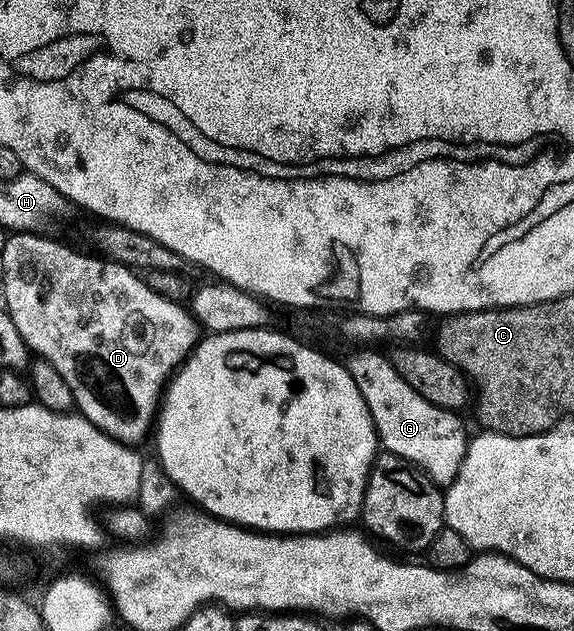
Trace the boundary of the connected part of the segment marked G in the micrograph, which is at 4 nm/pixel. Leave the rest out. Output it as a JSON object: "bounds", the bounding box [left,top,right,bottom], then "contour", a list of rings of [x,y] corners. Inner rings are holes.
{"bounds":[345,350,469,486],"contour":[[[355,350],[352,352],[355,353],[349,358],[346,357],[345,363],[353,382],[357,382],[357,386],[365,398],[365,406],[369,406],[369,414],[373,418],[373,426],[375,433],[379,436],[380,445],[386,451],[392,452],[393,455],[408,460],[435,484],[440,486],[452,484],[461,470],[461,462],[465,458],[469,443],[469,431],[467,432],[466,426],[463,425],[462,415],[459,412],[450,412],[444,408],[433,406],[433,402],[421,398],[421,394],[417,394],[417,390],[413,390],[413,386],[409,386],[409,382],[405,382],[405,378],[401,378],[401,374],[397,374],[390,359],[379,353],[382,351]]]}

